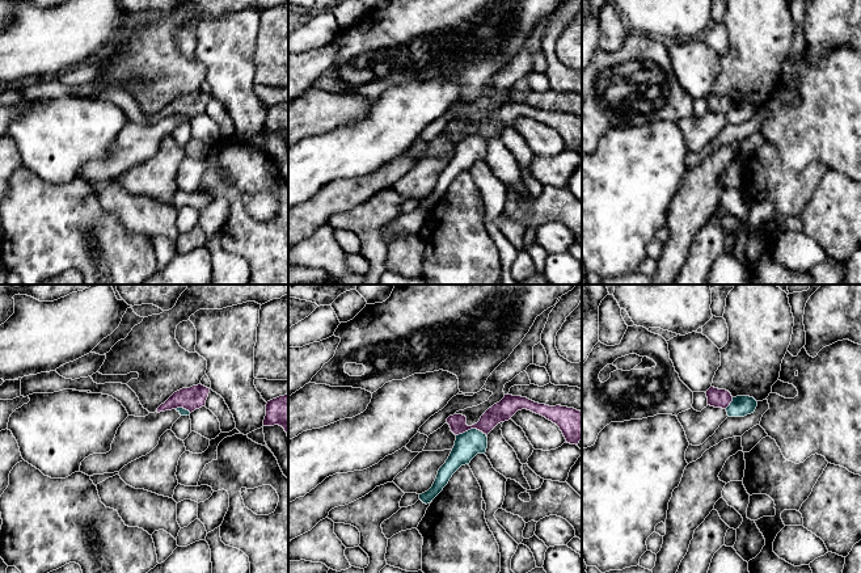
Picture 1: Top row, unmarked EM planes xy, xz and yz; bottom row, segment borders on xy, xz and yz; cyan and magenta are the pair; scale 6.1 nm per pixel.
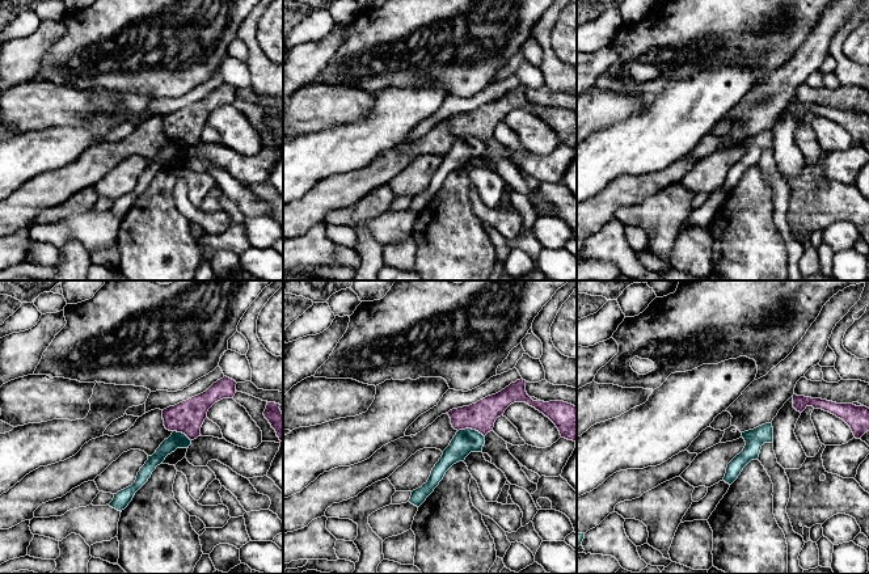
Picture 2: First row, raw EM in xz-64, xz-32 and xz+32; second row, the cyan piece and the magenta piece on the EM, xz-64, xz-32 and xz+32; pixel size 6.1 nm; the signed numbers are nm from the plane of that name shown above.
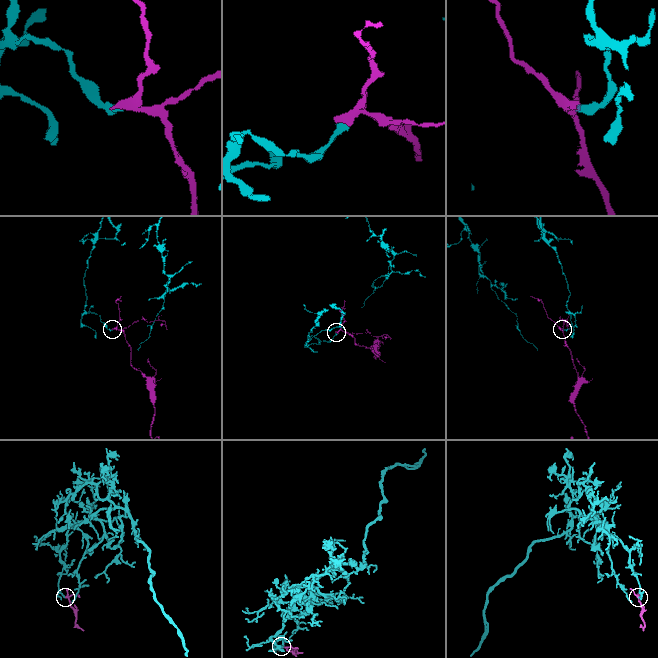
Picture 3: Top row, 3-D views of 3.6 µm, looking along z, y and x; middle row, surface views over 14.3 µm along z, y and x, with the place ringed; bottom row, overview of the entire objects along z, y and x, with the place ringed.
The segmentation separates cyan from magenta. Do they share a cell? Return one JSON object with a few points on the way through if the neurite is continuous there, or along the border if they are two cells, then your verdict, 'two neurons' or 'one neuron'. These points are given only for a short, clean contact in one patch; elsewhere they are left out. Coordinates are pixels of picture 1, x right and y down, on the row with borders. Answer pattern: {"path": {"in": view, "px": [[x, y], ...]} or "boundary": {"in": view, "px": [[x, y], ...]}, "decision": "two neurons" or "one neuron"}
{"boundary": {"in": "xz", "px": [[486, 434], [476, 429], [468, 429], [456, 435]]}, "decision": "two neurons"}

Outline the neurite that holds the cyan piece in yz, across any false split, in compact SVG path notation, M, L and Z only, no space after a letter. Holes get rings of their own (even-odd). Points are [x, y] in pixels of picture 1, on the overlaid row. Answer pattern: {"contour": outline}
{"contour": "M737 396L726 408L729 417L744 417L755 412L757 401L750 396Z"}

